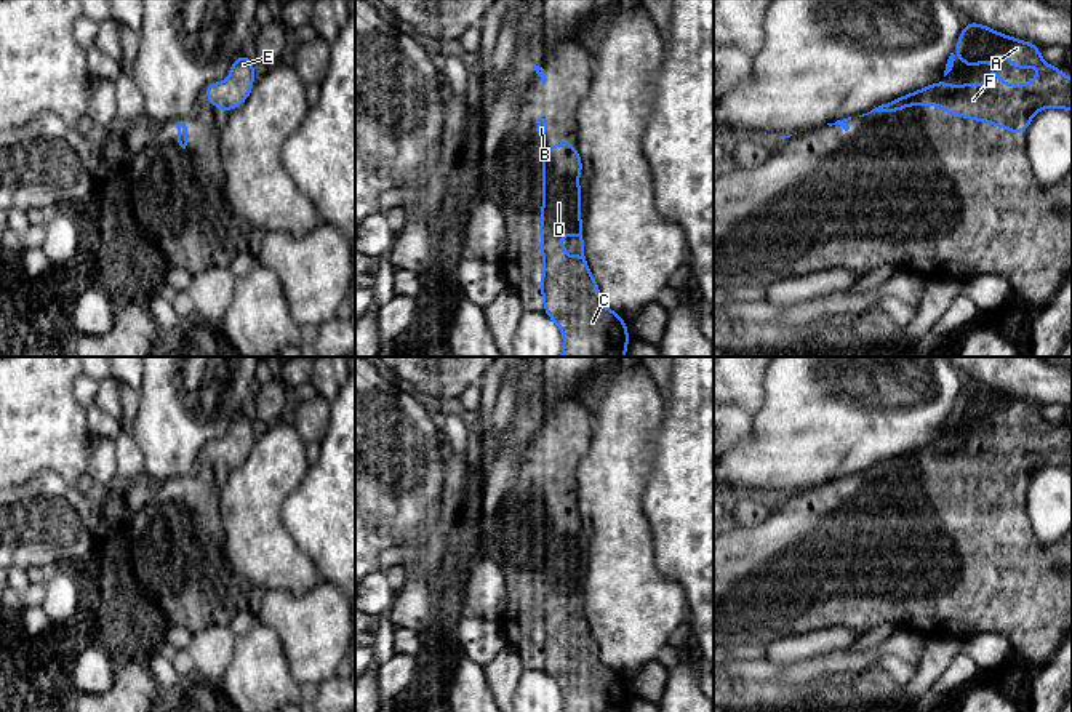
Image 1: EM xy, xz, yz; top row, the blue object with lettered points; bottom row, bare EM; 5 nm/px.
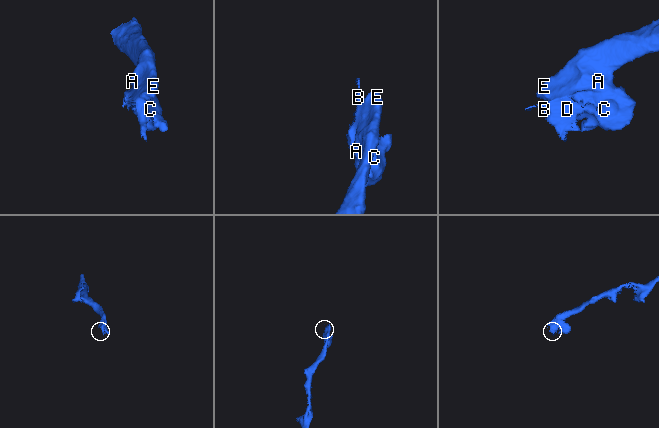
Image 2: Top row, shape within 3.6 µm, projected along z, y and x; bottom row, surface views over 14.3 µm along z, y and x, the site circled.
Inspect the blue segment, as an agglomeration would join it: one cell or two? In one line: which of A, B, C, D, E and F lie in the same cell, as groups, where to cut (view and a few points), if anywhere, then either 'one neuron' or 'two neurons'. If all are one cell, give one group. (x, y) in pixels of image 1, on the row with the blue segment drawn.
A B C D E F | no cut | one neuron

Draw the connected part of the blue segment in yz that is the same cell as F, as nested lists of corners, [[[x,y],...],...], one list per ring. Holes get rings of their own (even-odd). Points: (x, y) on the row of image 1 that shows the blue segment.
[[[968,22],[965,24],[954,50],[960,51],[960,58],[966,67],[987,62],[990,66],[990,78],[979,85],[946,85],[941,80],[922,88],[920,91],[914,91],[891,102],[885,102],[859,117],[869,115],[872,112],[899,112],[909,106],[925,106],[931,102],[936,106],[936,109],[947,110],[950,117],[966,117],[976,122],[990,122],[995,128],[1006,128],[1013,134],[1019,134],[1027,131],[1032,117],[1046,107],[1059,107],[1072,112],[1072,75],[1067,82],[1062,69],[1046,64],[1038,51],[1038,45],[1008,37],[978,22]],[[1000,53],[1005,54],[1008,64],[1016,66],[1021,70],[1027,67],[1040,67],[1042,72],[1026,85],[1010,85],[1000,80],[998,70],[992,67],[994,58]]]

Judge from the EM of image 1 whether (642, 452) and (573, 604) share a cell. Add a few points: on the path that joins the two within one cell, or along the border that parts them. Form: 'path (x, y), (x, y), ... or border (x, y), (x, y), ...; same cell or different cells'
border (581, 584), (583, 613), (588, 621); different cells

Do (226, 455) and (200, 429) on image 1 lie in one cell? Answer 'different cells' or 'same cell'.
different cells

